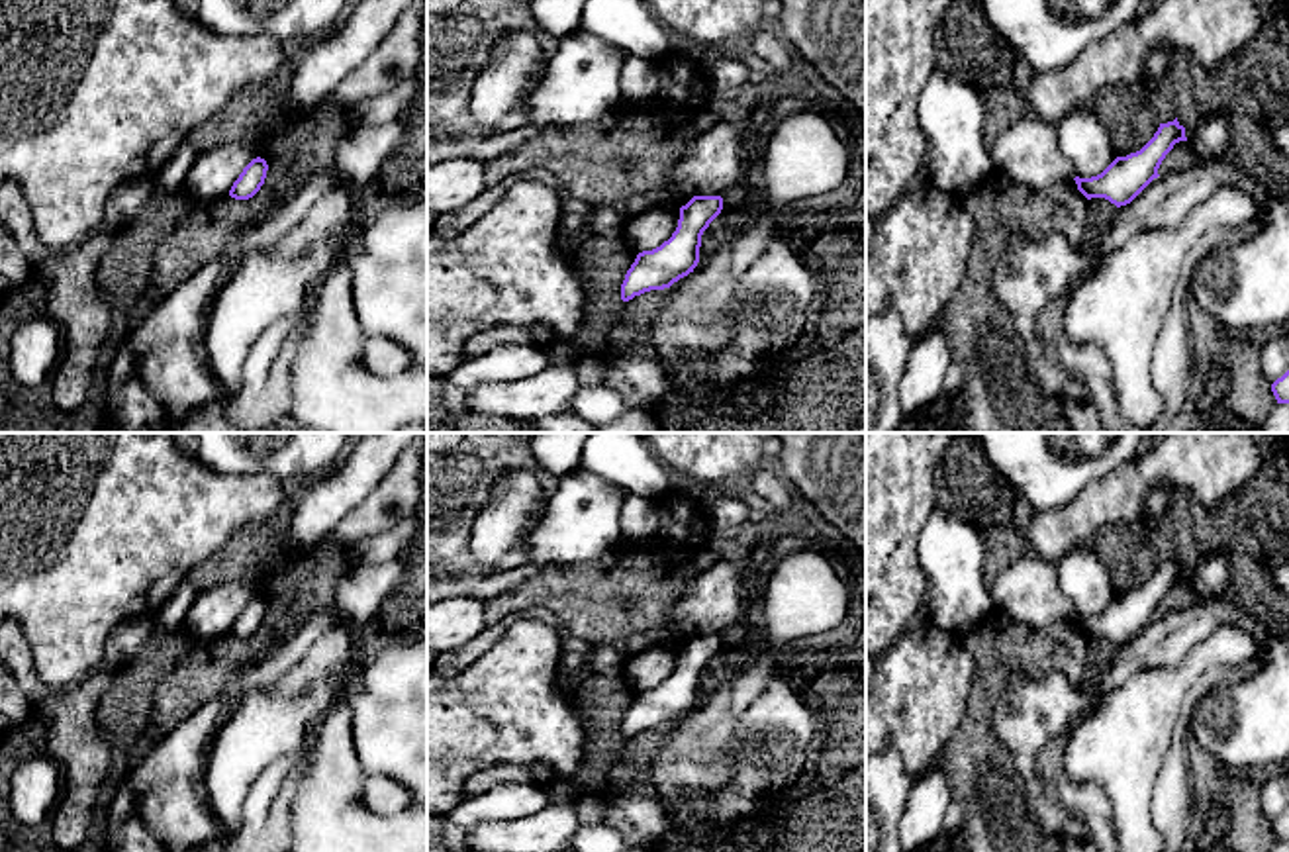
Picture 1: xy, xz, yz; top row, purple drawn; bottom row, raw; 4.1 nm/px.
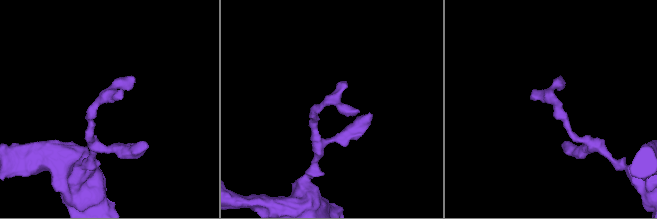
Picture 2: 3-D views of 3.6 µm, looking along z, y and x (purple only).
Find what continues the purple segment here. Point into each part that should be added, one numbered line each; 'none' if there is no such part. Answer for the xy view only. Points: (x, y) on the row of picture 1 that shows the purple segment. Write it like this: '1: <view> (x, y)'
none

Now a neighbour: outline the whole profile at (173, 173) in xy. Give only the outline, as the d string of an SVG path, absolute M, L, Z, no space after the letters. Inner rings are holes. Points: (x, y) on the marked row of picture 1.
M184 139L176 153L167 161L167 165L153 176L165 188L180 188L186 174L198 159L198 151L190 139Z

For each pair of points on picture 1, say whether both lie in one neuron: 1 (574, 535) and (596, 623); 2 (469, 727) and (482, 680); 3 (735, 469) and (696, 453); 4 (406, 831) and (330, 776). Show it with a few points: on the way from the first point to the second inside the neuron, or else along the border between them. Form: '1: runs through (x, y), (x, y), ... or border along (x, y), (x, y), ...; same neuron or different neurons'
1: border along (621, 537), (598, 561); different neurons
2: runs through (480, 715), (482, 692); same neuron
3: runs through (725, 459), (719, 453), (706, 453); same neuron
4: runs through (384, 831), (371, 831), (337, 798); same neuron

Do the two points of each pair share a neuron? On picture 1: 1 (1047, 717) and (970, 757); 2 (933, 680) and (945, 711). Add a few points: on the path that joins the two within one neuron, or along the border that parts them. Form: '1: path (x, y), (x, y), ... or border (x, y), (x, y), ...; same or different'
1: border (1000, 694), (994, 706), (994, 733), (1025, 780); different
2: path (933, 688), (937, 704); same

